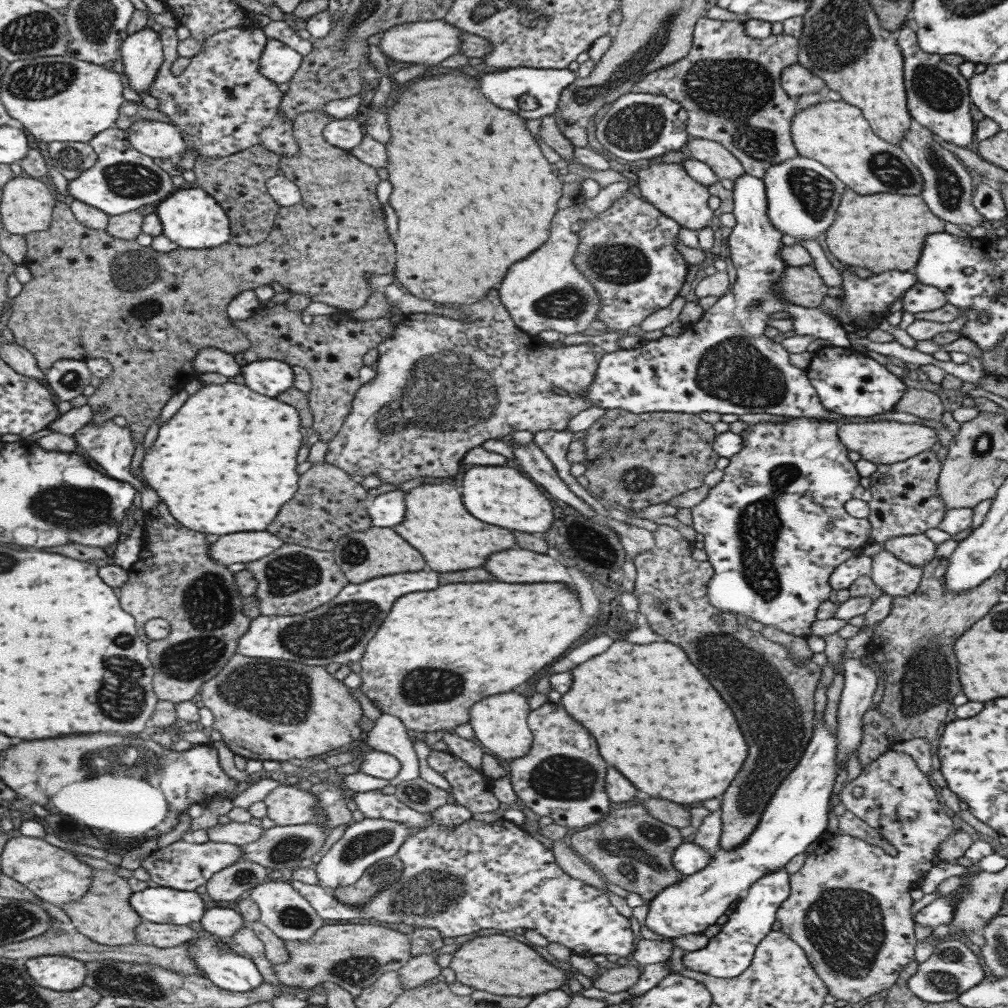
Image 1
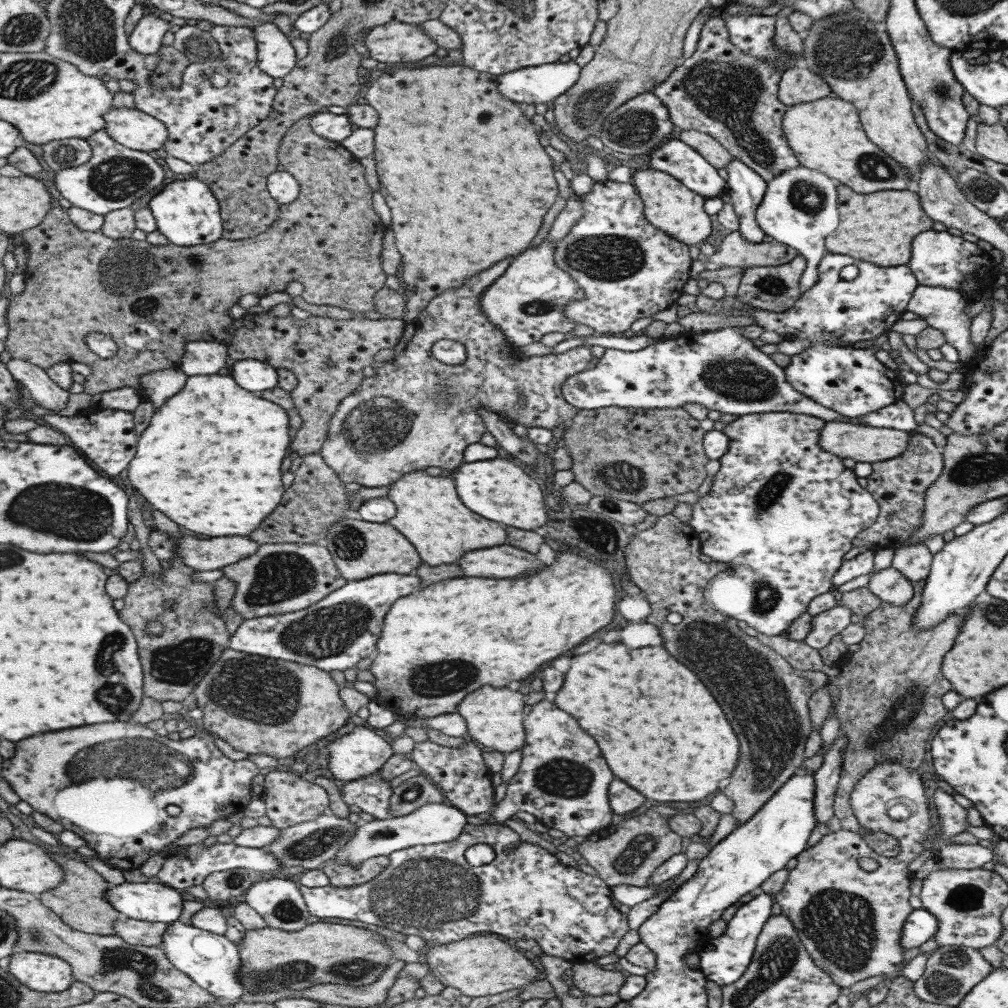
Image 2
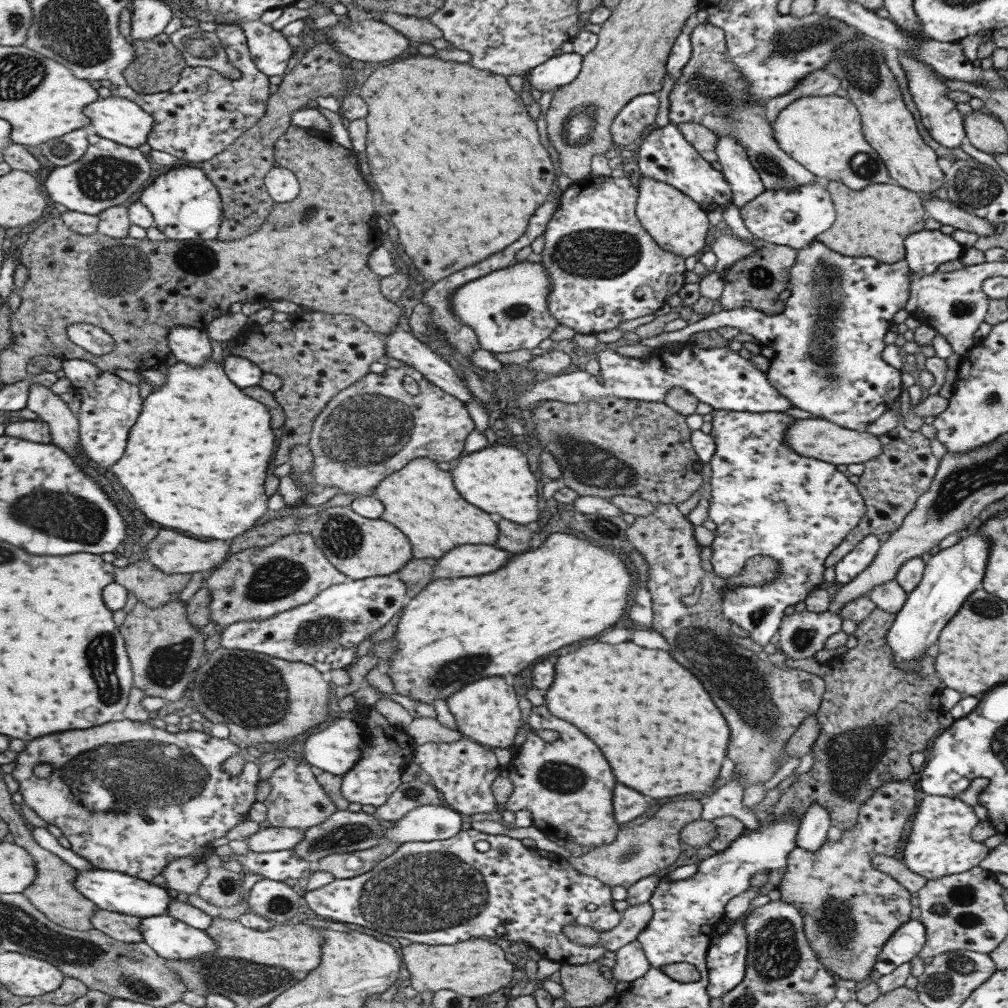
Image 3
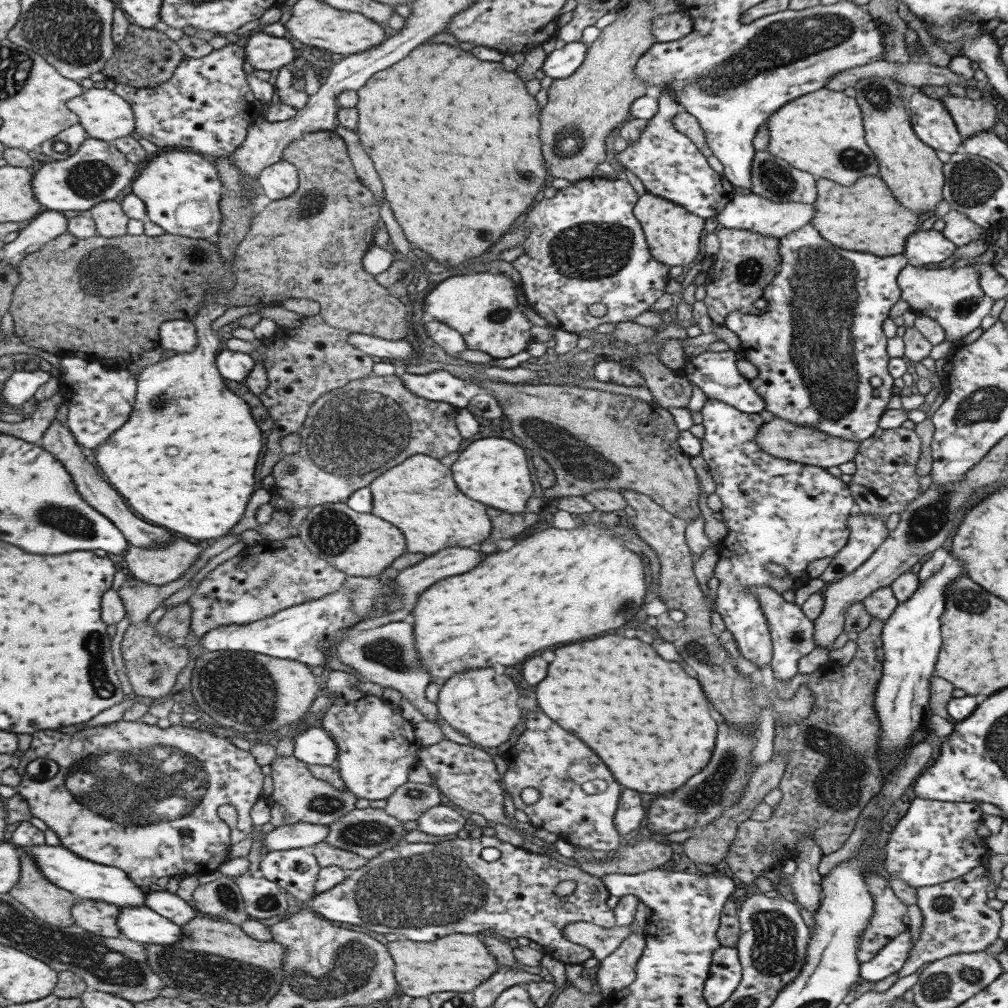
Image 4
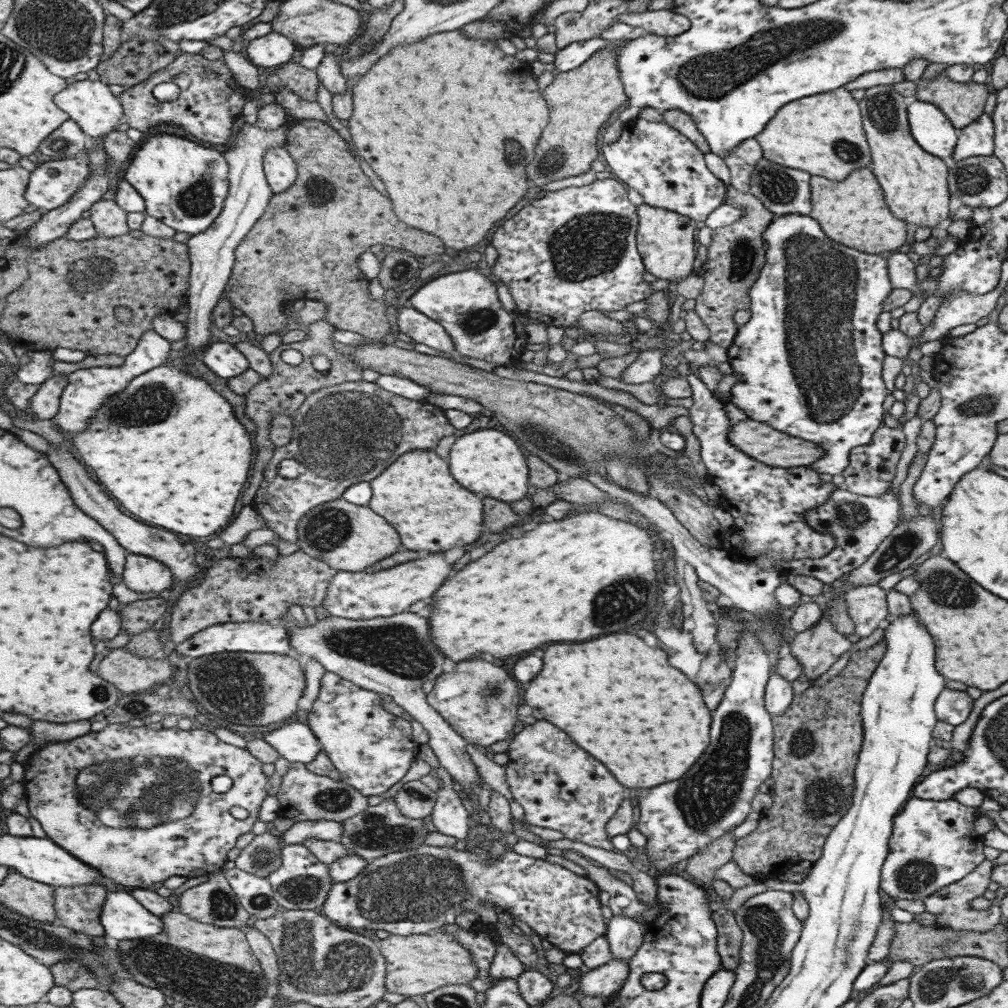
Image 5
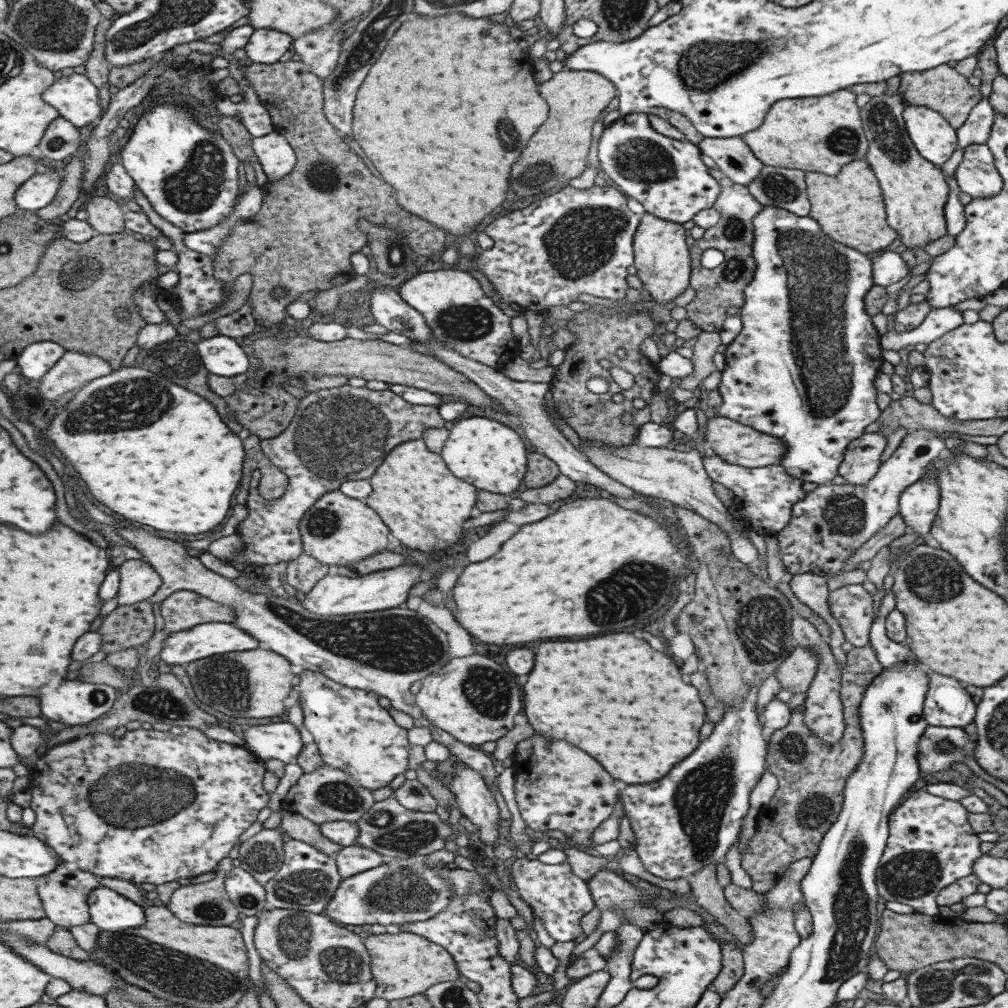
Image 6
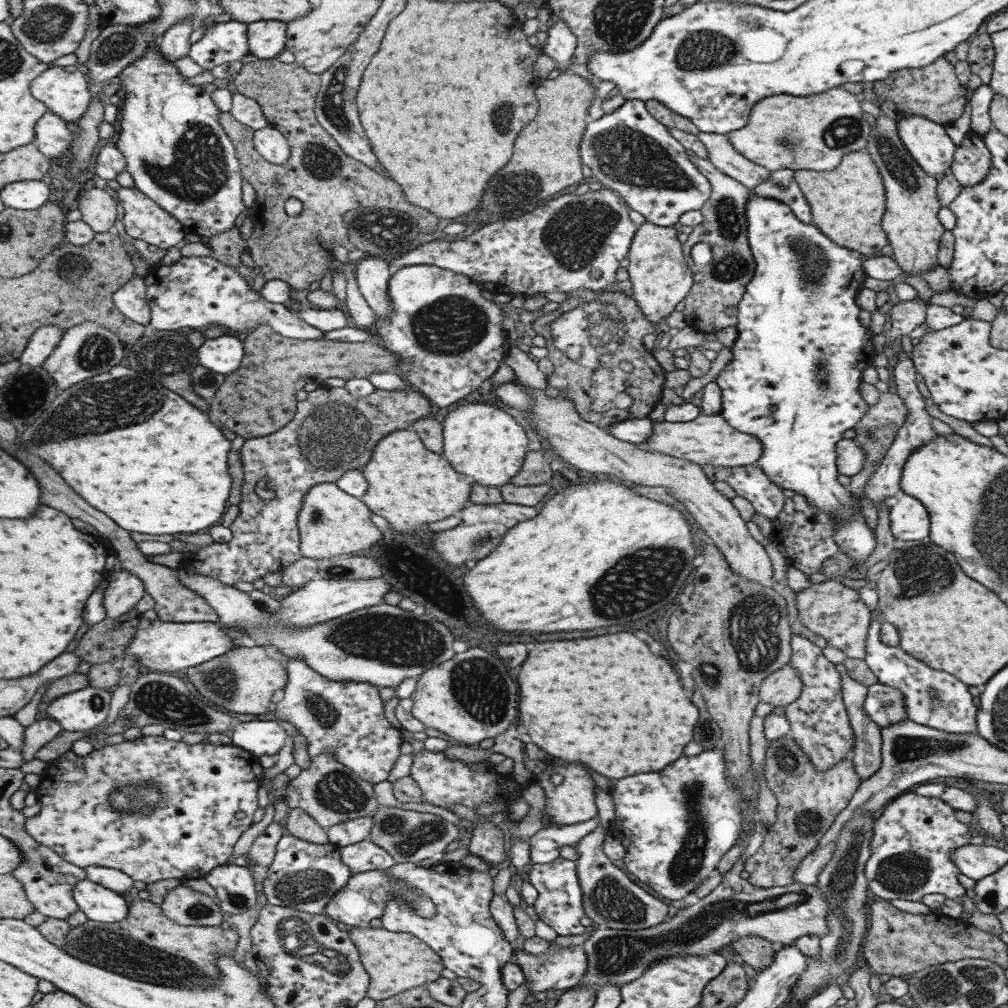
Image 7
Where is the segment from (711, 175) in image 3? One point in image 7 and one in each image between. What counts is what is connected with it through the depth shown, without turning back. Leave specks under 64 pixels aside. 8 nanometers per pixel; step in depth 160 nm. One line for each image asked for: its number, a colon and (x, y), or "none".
4: (668, 164)
5: (665, 168)
6: (666, 176)
7: (627, 151)

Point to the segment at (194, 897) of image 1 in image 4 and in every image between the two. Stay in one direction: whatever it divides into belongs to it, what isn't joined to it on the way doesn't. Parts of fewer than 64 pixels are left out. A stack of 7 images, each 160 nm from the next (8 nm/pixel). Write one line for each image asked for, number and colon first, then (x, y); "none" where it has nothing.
2: (150, 901)
3: (116, 892)
4: (88, 880)

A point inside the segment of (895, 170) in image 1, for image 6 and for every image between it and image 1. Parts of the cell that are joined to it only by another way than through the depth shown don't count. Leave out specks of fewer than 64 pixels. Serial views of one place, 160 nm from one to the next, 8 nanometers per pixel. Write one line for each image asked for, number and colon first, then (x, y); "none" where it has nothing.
2: (826, 135)
3: (822, 133)
4: (820, 133)
5: (822, 135)
6: (821, 134)

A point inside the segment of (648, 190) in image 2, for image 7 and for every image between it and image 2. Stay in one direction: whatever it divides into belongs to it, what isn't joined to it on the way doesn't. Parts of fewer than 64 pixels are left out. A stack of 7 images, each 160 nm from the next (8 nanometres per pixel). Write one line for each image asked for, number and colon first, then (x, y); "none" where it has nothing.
3: (675, 223)
4: (672, 235)
5: (664, 239)
6: (660, 256)
7: (659, 277)

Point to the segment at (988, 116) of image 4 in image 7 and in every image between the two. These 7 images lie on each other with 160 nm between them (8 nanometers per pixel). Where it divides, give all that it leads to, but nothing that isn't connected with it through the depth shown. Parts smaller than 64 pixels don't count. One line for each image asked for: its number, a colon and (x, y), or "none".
5: (961, 103)
6: (942, 89)
7: (933, 91)

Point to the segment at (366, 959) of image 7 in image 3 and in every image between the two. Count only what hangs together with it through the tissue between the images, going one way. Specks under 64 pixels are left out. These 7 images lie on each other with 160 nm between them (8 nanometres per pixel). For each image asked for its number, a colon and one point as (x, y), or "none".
3: (475, 967)
4: (459, 962)
5: (415, 964)
6: (403, 964)

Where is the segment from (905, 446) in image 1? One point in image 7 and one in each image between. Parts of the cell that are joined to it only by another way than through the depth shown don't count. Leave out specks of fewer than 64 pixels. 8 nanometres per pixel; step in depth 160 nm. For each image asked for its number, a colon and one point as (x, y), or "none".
2: (863, 443)
3: (820, 439)
4: (808, 446)
5: (763, 443)
6: (735, 443)
7: (706, 439)

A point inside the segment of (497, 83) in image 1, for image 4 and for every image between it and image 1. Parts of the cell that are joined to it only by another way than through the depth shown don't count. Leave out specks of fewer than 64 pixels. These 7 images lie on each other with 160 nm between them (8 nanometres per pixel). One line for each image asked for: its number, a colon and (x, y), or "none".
2: (532, 85)
3: (559, 70)
4: (559, 63)

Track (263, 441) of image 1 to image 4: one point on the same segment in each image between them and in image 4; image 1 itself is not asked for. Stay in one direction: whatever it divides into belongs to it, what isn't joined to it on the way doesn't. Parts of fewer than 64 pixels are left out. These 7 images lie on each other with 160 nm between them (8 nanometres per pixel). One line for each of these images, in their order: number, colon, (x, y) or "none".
2: (209, 459)
3: (195, 458)
4: (184, 458)

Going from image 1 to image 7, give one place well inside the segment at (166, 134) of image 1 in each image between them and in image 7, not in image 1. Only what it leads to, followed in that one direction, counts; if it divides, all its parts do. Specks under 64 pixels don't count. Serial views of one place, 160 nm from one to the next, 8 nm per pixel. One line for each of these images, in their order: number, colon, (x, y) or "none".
2: (132, 128)
3: (118, 119)
4: (106, 114)
5: (89, 103)
6: (76, 96)
7: (66, 91)

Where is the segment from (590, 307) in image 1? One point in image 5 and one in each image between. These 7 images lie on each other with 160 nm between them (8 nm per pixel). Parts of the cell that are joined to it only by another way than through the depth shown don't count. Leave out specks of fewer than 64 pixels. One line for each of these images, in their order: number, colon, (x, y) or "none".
2: (527, 301)
3: (507, 310)
4: (483, 308)
5: (465, 304)

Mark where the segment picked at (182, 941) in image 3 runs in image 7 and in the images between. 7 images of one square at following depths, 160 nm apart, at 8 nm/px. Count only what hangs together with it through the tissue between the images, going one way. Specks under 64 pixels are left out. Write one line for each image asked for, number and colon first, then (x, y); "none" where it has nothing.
4: (139, 923)
5: (123, 918)
6: (111, 912)
7: (99, 903)

